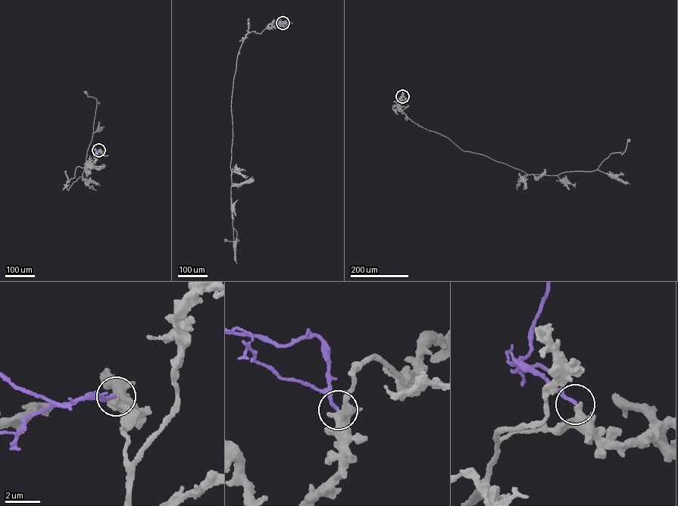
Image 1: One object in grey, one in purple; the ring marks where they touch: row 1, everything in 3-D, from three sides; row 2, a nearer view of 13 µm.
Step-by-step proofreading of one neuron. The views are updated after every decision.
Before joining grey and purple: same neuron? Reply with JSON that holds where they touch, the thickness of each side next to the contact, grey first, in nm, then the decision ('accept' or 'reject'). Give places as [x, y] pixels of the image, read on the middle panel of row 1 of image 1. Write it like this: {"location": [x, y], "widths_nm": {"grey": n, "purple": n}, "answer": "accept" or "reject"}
{"location": [282, 23], "widths_nm": {"grey": 480, "purple": 170}, "answer": "reject"}

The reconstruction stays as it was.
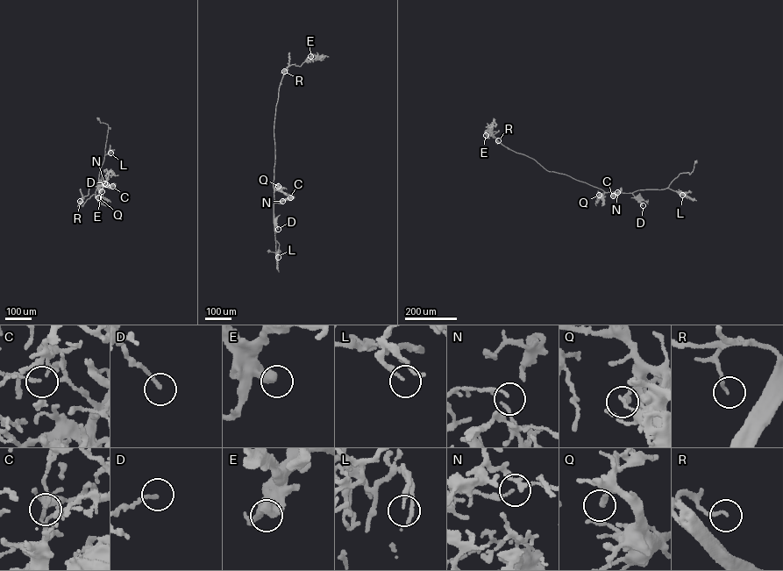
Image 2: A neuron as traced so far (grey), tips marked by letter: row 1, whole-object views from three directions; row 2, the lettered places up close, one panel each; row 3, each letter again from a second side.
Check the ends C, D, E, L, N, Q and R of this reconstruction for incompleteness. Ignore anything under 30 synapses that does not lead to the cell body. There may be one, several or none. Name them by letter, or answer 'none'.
none

